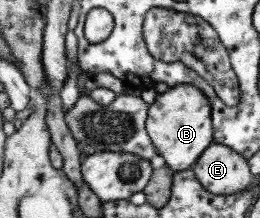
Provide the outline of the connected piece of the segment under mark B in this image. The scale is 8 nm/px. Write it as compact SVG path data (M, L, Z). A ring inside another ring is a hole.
M175 84L168 86L168 90L157 93L152 106L147 107L147 117L145 120L145 131L149 136L151 144L157 152L164 158L165 166L172 171L190 169L196 162L200 153L212 143L212 125L210 116L210 103L208 99L195 86L191 84Z

